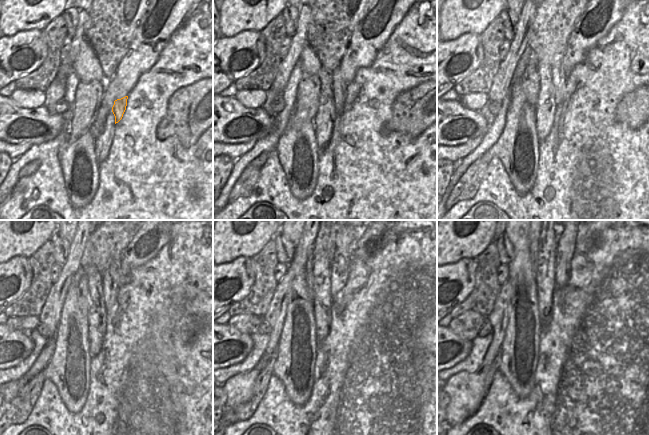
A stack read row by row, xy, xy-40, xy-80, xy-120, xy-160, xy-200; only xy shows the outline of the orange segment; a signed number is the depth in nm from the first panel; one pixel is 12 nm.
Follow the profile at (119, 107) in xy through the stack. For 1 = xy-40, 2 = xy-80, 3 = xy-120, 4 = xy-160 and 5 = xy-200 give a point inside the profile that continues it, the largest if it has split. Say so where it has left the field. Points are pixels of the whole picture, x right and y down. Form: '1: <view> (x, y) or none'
1: xy-40 (343, 99)
2: xy-80 (559, 79)
3: xy-120 (111, 278)
4: xy-160 (340, 265)
5: xy-200 (565, 248)

